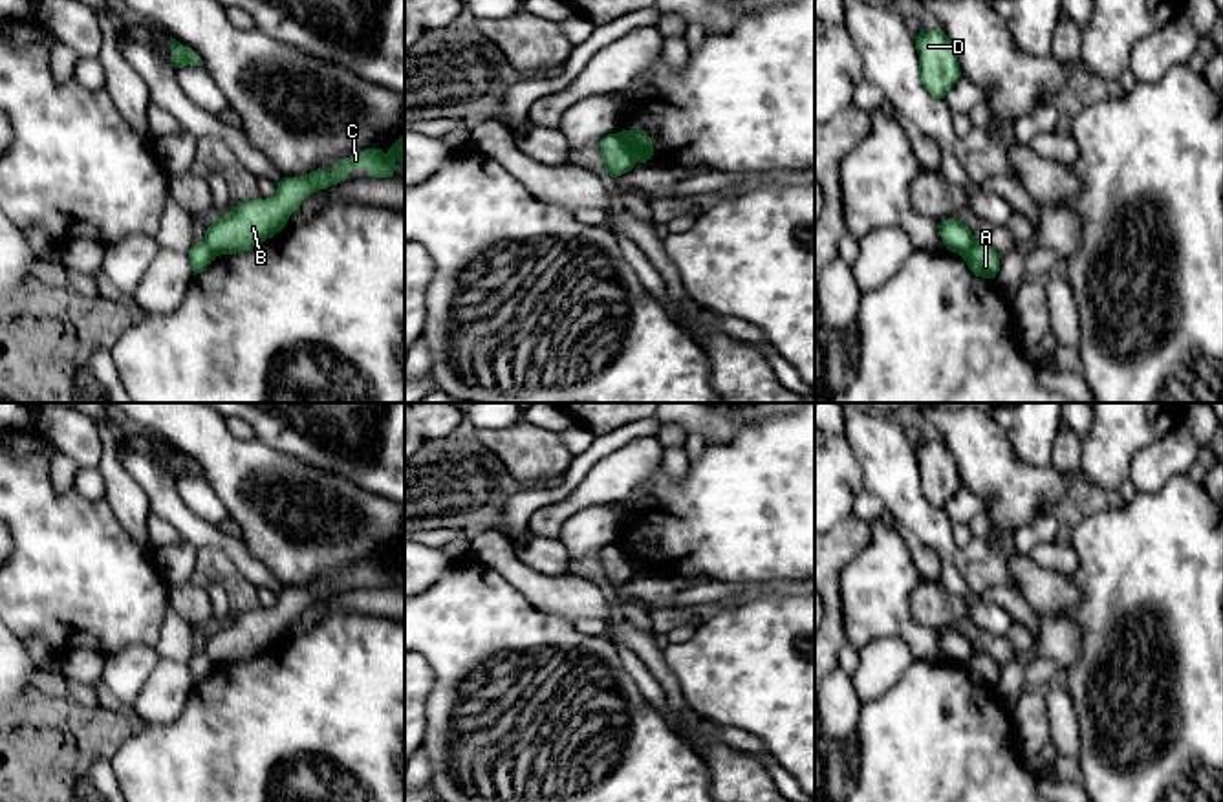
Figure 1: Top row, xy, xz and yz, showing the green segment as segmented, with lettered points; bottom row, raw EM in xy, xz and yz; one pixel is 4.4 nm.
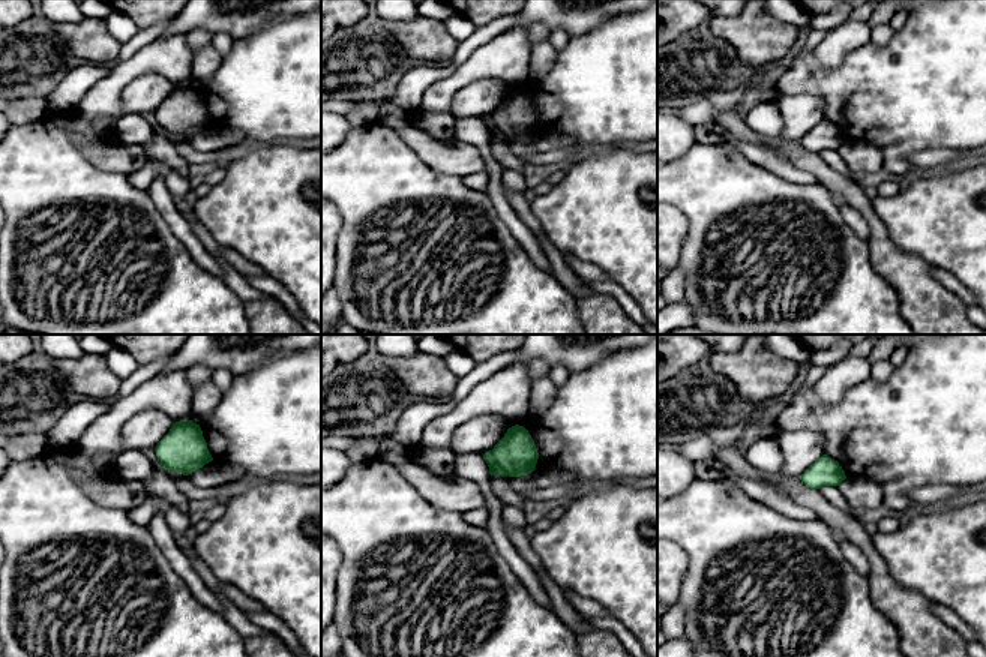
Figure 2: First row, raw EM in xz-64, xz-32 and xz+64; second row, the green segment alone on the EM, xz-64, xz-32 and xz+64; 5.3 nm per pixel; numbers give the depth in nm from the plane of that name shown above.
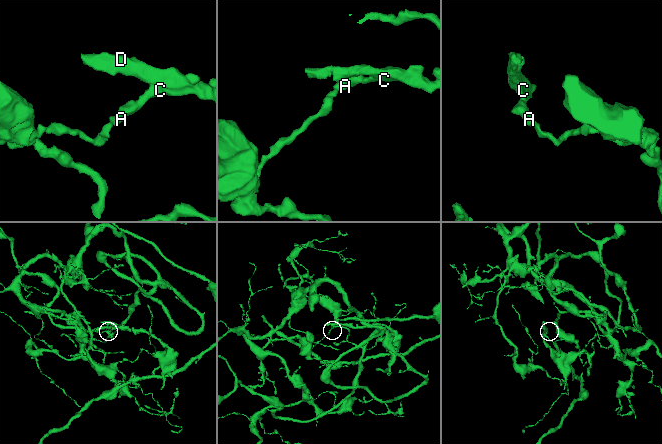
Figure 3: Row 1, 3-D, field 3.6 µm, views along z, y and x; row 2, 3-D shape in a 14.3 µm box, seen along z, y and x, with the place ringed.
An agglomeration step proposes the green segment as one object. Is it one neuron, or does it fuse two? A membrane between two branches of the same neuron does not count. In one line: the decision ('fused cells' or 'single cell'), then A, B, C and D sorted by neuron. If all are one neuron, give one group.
fused cells; groups A / B C D

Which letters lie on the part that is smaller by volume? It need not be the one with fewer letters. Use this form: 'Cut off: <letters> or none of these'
Cut off: B, C, D

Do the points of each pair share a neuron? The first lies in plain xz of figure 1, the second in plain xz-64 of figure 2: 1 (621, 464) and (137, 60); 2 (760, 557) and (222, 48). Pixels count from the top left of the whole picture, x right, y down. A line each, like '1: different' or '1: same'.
1: same
2: different

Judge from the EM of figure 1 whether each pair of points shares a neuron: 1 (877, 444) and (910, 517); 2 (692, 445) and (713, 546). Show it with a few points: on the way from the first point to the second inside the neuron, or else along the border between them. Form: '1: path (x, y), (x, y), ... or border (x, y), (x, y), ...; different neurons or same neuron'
1: path (888, 462), (903, 498); same neuron
2: border (707, 444), (691, 460); different neurons

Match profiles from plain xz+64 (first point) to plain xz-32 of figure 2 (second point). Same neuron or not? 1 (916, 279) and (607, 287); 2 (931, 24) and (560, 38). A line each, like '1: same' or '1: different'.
1: different
2: different

